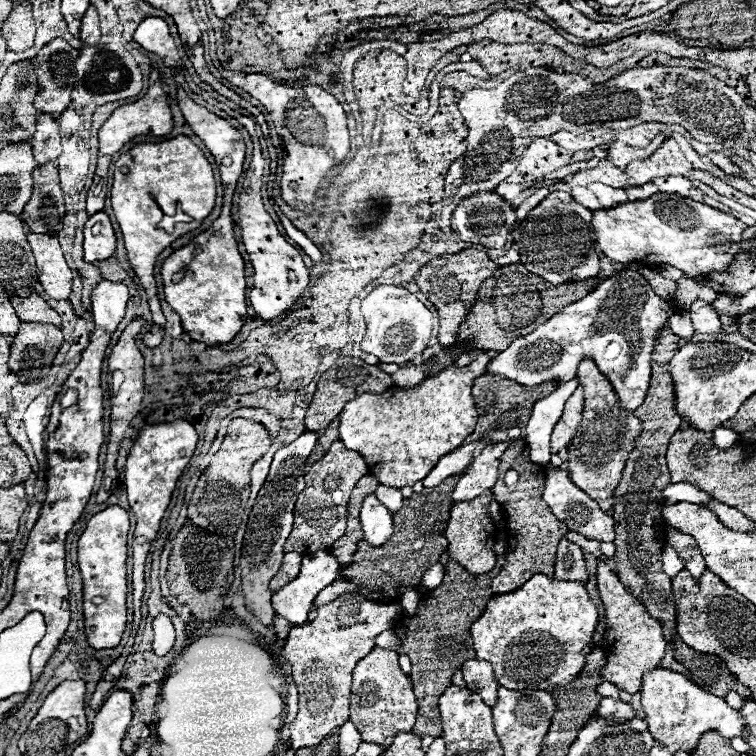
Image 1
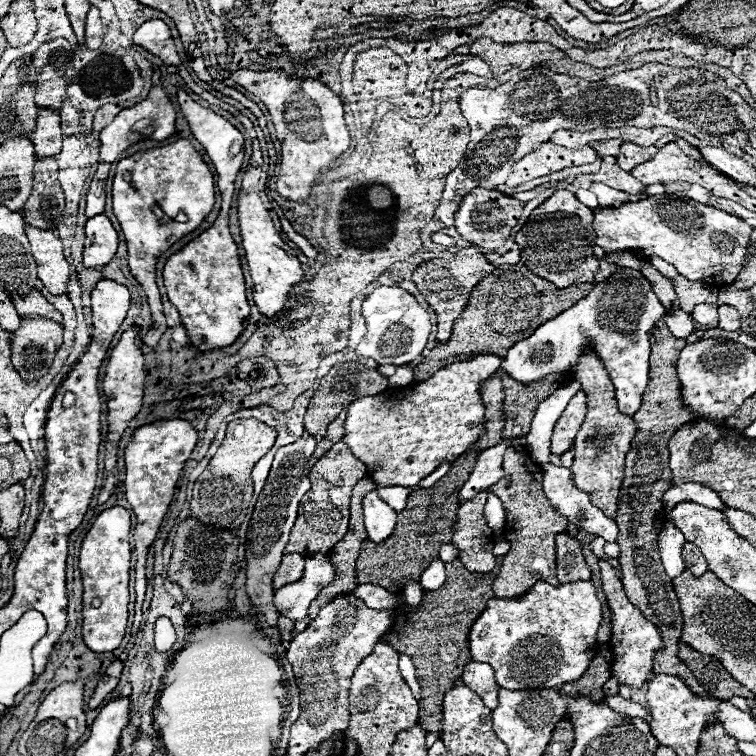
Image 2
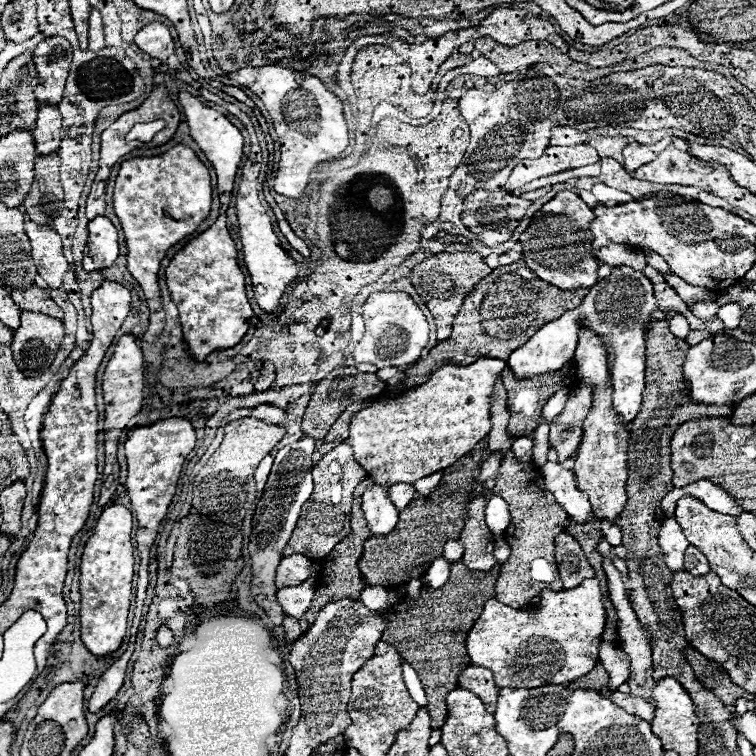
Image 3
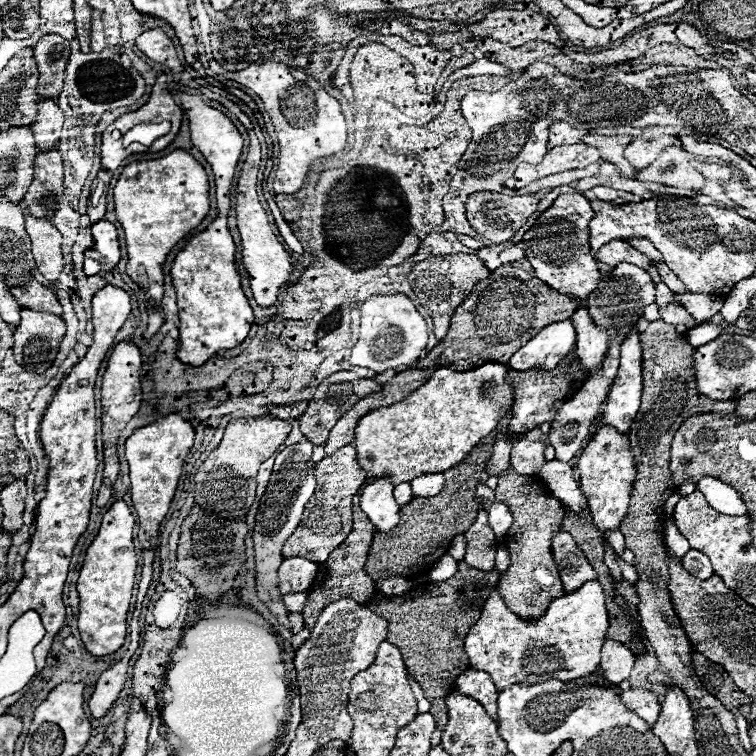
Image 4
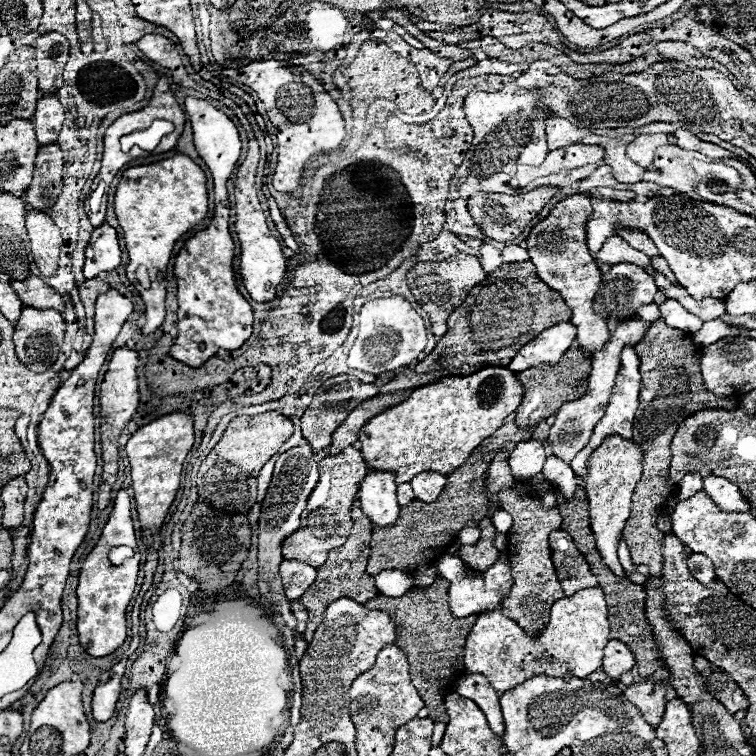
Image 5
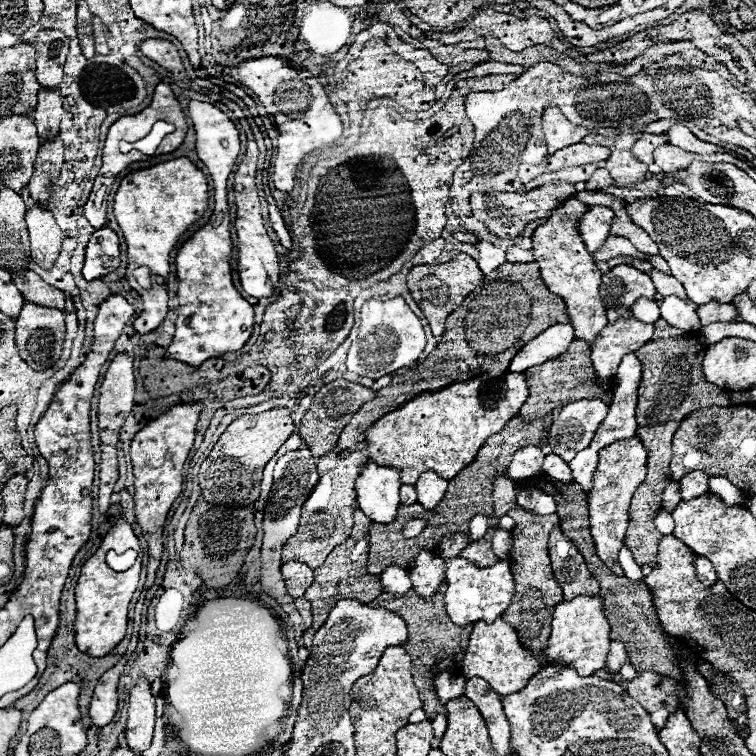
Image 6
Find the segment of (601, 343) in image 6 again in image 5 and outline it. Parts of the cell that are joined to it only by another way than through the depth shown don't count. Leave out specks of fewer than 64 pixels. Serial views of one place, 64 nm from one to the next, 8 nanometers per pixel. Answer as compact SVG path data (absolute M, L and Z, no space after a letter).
M642 320L620 322L618 328L614 330L614 334L608 338L606 348L594 354L592 372L588 376L588 390L586 390L586 394L580 396L578 400L566 402L556 414L556 424L552 424L552 428L550 428L548 444L554 448L554 456L558 456L560 460L570 462L588 444L594 426L604 416L604 410L606 410L606 404L608 404L608 396L612 392L612 386L614 386L614 380L616 380L616 372L620 368L620 352L622 352L622 348L628 346L628 344L638 344L644 338L646 332L648 332L648 324L642 322Z

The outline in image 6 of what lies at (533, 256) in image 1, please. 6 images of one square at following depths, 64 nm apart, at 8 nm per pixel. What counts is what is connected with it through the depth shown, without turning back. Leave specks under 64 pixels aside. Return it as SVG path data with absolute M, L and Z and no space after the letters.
M570 198L566 200L566 204L560 204L550 214L550 218L534 230L532 252L534 252L534 260L540 264L540 276L550 288L550 292L558 294L566 302L570 312L570 322L576 328L576 338L584 340L586 344L594 344L602 328L606 328L608 320L598 294L602 272L596 268L594 258L590 256L590 252L582 244L582 238L578 236L578 220L588 210L590 206L586 206L578 198Z

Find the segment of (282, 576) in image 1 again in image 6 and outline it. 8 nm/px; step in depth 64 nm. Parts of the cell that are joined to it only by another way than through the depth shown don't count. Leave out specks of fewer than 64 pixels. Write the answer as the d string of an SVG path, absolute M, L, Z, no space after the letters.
M296 560L282 564L282 576L284 576L284 582L286 582L286 590L292 598L302 598L306 588L314 580L312 568L308 568L306 564L296 562Z

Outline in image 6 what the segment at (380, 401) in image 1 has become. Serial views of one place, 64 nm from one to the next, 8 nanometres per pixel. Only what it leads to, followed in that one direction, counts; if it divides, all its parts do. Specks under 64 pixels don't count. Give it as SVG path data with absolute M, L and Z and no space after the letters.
M504 372L500 378L482 380L482 374L464 382L454 382L438 392L424 392L414 396L410 402L402 404L398 410L388 412L386 416L378 418L366 432L366 450L368 458L372 458L378 466L396 468L402 472L400 482L402 484L416 484L418 476L426 470L438 472L442 478L450 480L454 478L464 466L468 466L474 456L478 454L478 448L490 438L494 432L500 432L504 424L518 414L522 404L528 398L528 384L524 374L520 372Z

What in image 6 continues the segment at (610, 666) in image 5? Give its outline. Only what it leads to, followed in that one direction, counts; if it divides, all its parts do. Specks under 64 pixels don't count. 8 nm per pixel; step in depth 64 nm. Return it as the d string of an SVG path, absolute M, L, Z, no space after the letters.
M618 640L610 642L610 650L608 650L608 660L606 660L606 668L612 674L618 674L620 668L628 662L628 652L624 650L624 644Z

